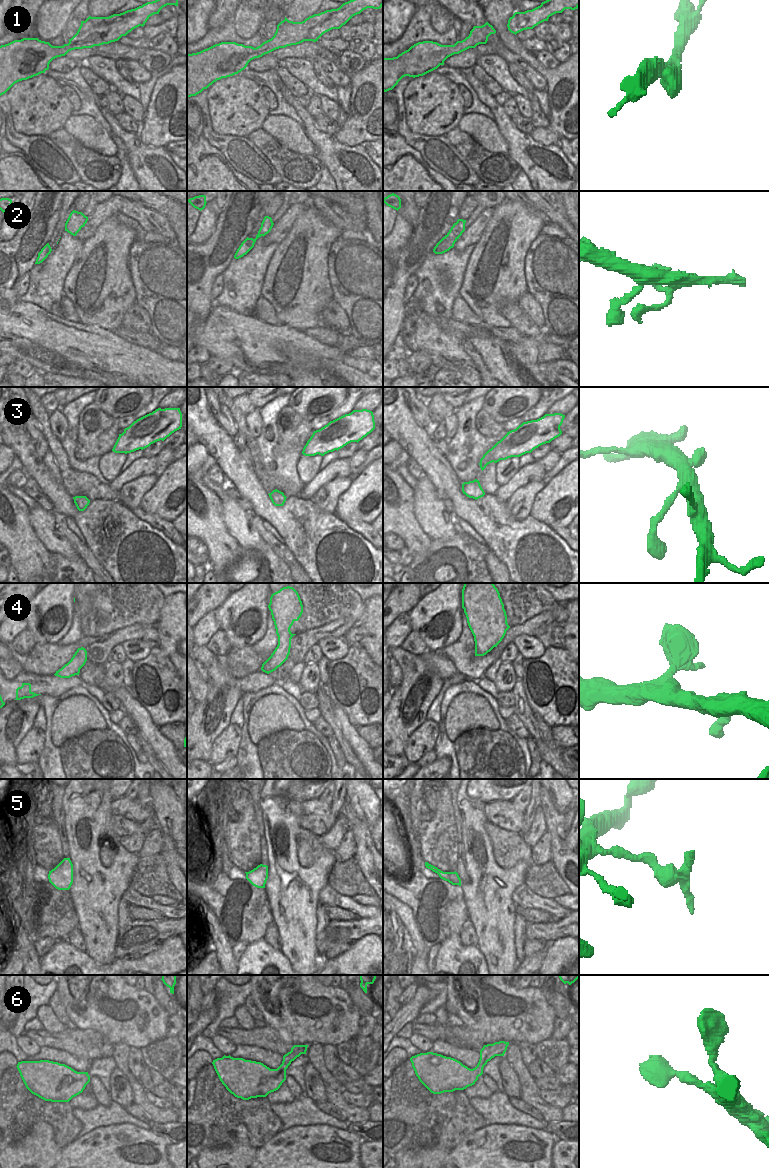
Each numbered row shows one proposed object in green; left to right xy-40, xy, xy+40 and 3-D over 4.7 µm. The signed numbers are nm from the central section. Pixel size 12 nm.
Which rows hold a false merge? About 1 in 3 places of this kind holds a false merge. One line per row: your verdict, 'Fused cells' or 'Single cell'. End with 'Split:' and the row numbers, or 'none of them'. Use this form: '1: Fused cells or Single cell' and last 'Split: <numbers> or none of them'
1: Single cell
2: Single cell
3: Single cell
4: Single cell
5: Fused cells
6: Single cell
Split: 5.

